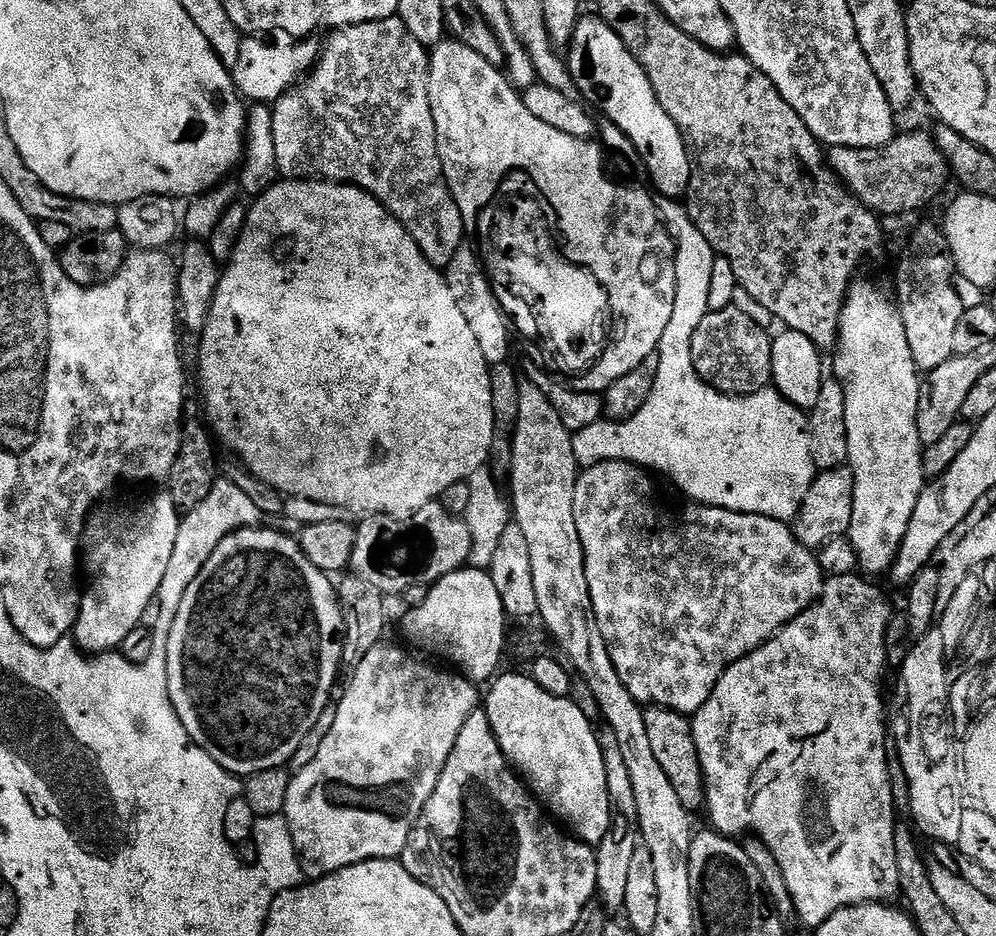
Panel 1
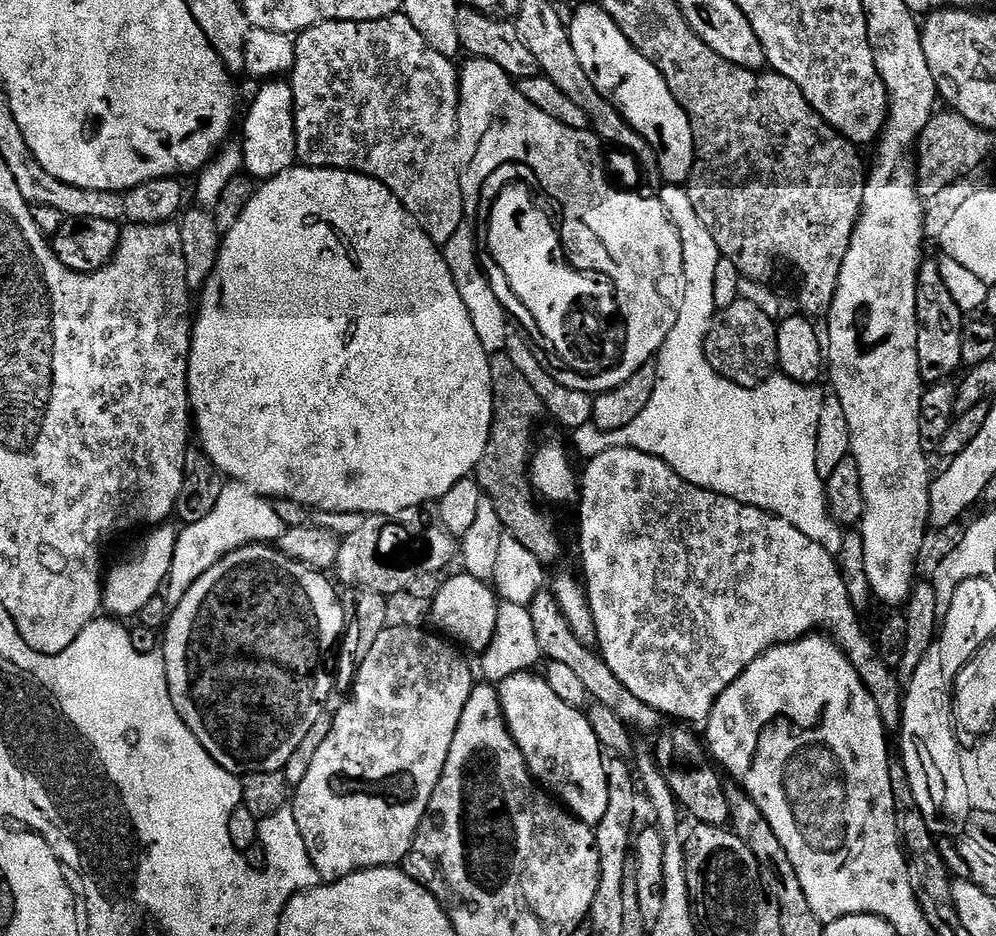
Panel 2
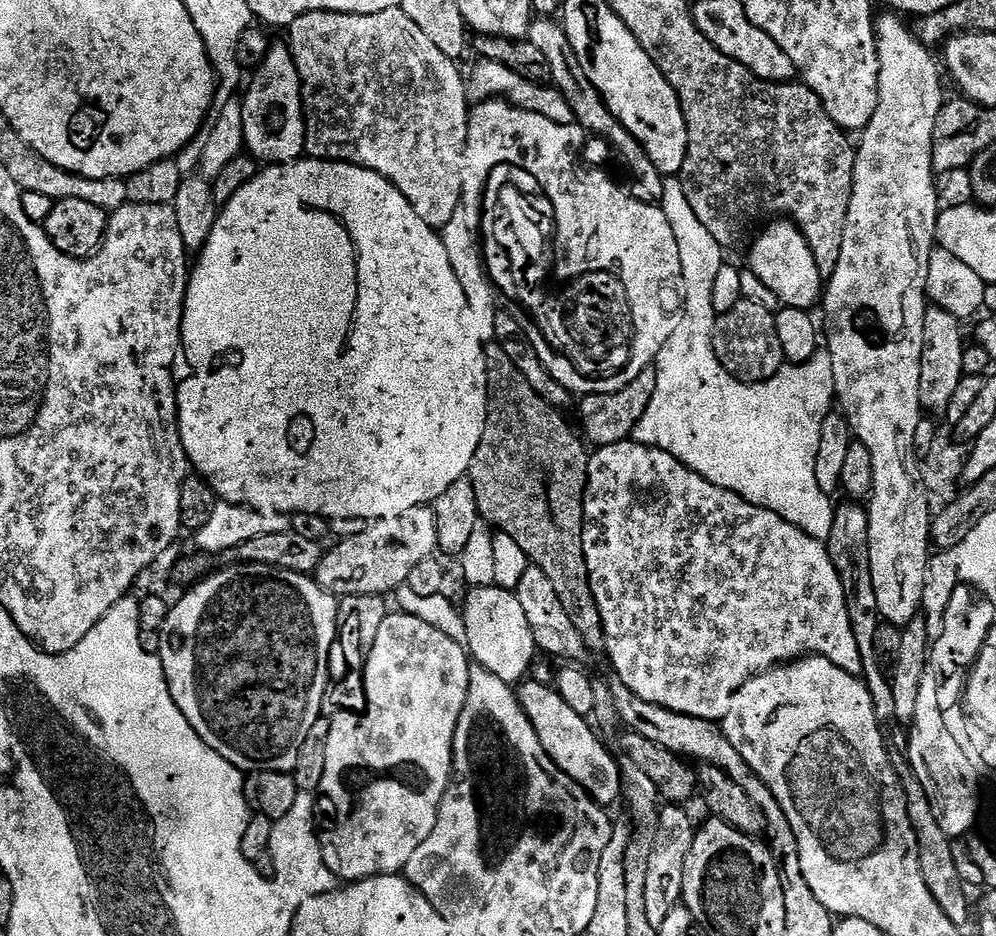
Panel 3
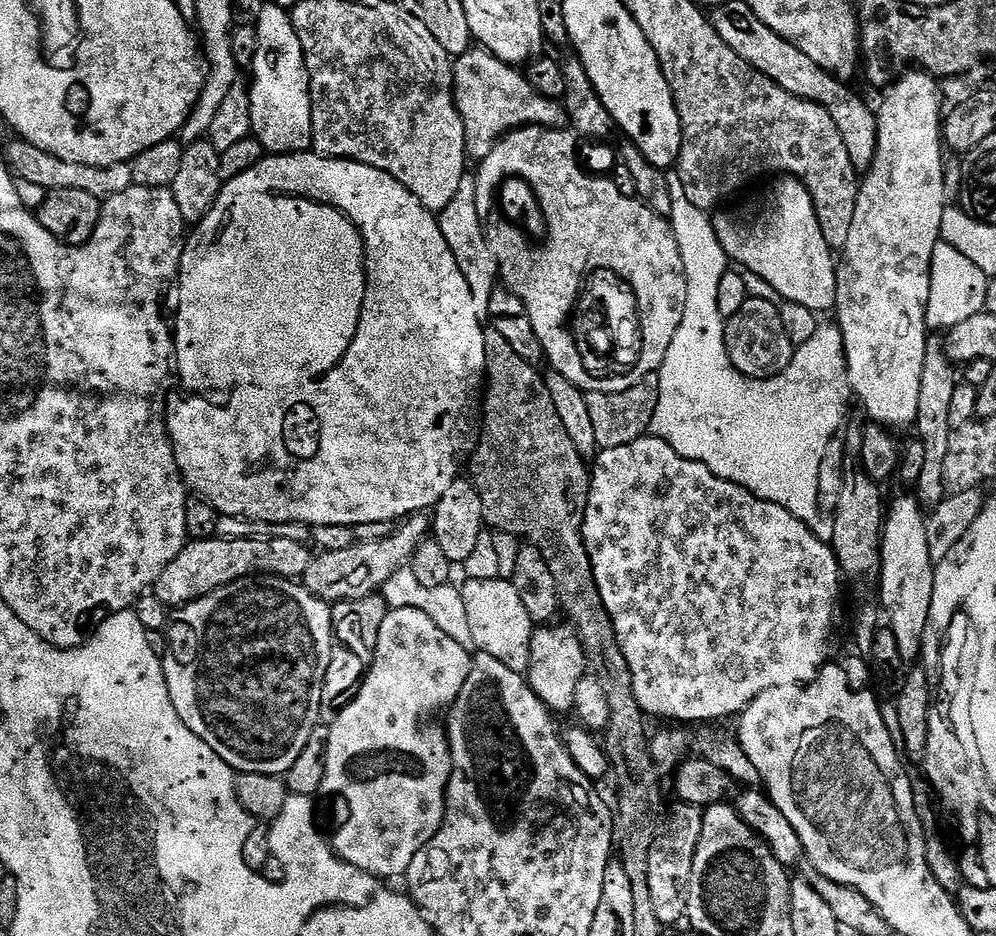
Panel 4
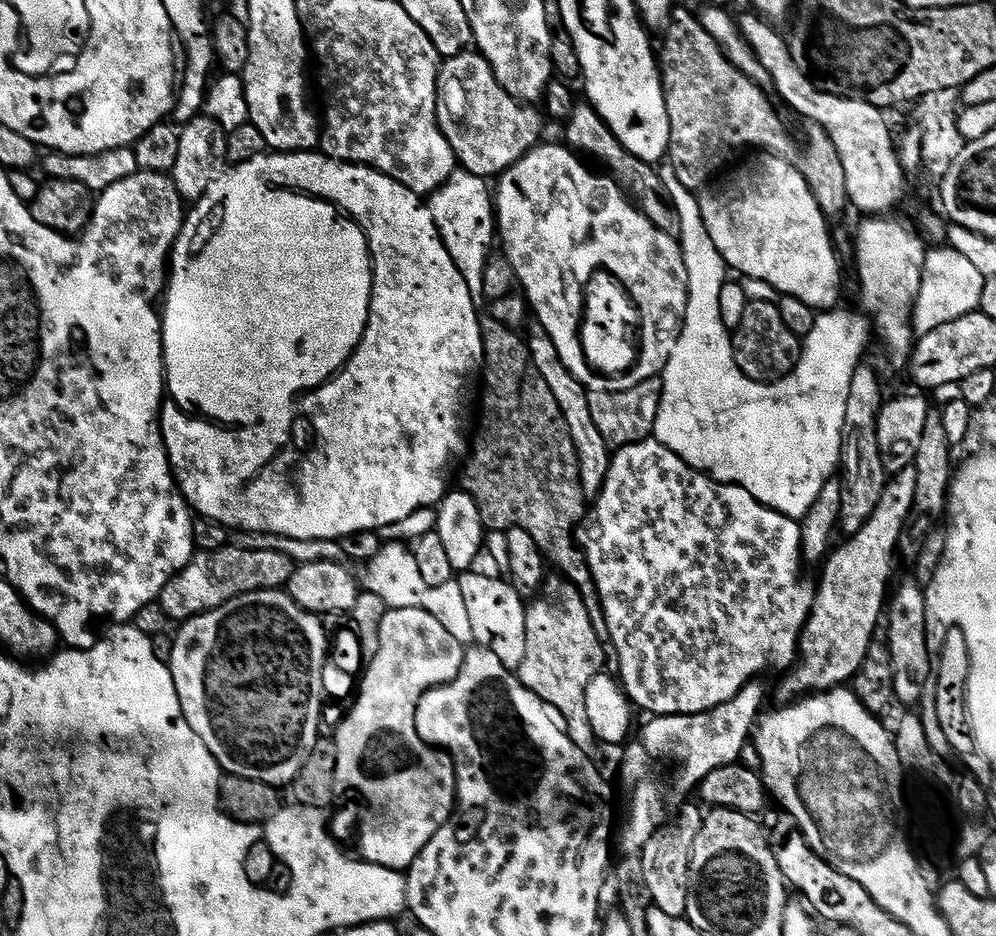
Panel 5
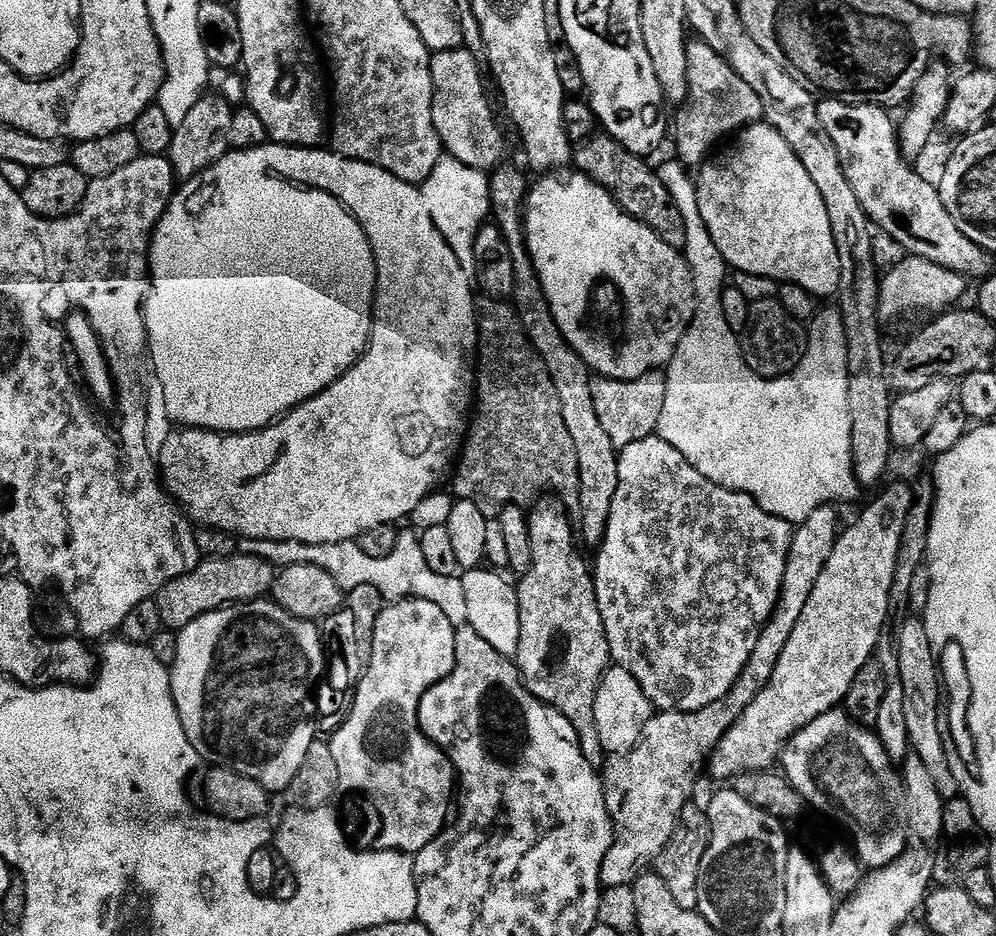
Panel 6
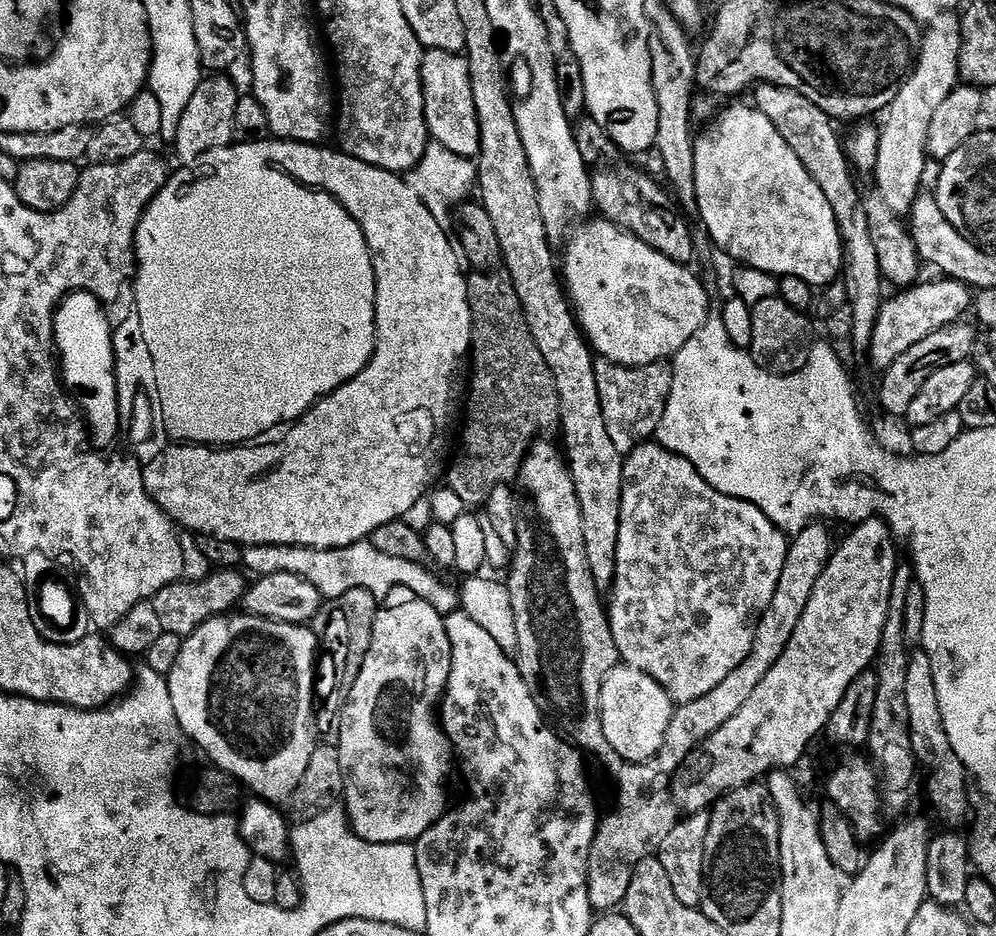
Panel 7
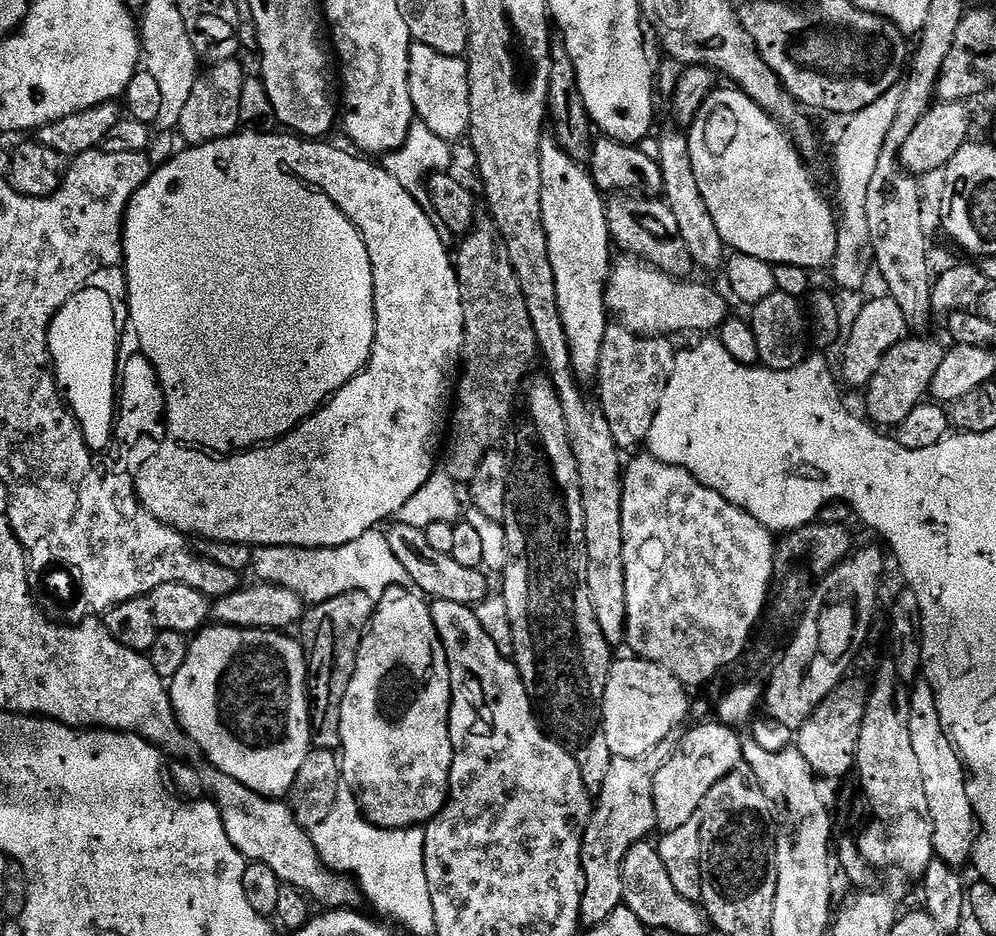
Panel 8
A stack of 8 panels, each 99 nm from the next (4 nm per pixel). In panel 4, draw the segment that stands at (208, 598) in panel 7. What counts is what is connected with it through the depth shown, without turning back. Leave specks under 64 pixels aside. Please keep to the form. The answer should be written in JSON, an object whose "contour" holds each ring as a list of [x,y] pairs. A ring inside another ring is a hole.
{"contour":[[[288,538],[193,540],[184,545],[178,558],[174,558],[166,570],[162,570],[154,585],[154,594],[167,608],[175,610],[247,576],[280,576],[283,580],[299,581],[313,559],[314,552],[308,544],[290,542]]]}

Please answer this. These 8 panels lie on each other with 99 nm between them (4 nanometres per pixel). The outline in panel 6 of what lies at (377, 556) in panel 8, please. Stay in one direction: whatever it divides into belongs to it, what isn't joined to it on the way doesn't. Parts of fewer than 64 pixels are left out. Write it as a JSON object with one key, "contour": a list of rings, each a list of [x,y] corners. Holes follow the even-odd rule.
{"contour":[[[401,531],[396,537],[396,545],[386,558],[370,558],[370,554],[362,554],[355,542],[343,544],[303,544],[293,540],[245,540],[241,539],[238,551],[250,554],[254,558],[262,558],[266,562],[280,568],[289,568],[292,564],[313,564],[326,570],[338,582],[341,589],[369,584],[377,588],[381,596],[395,602],[405,598],[434,602],[457,626],[468,623],[466,614],[466,592],[462,590],[462,579],[459,575],[443,576],[434,574],[430,566],[426,566],[426,558],[422,555],[419,535],[415,531]]]}

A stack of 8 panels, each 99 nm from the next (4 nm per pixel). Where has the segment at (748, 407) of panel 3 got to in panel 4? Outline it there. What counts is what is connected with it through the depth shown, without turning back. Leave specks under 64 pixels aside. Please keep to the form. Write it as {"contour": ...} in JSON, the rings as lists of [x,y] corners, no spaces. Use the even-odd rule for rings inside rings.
{"contour":[[[669,171],[667,178],[672,203],[670,223],[686,274],[686,310],[682,314],[682,326],[678,326],[678,334],[674,334],[674,342],[670,342],[670,350],[666,350],[666,358],[658,373],[660,393],[658,410],[654,410],[652,419],[651,435],[669,444],[678,454],[682,454],[682,458],[706,466],[718,478],[734,482],[758,498],[790,510],[794,518],[812,522],[815,516],[821,515],[818,469],[822,467],[826,446],[837,439],[839,432],[836,431],[840,423],[841,428],[845,423],[844,411],[850,401],[844,339],[840,327],[832,322],[821,323],[820,328],[814,330],[810,342],[799,345],[793,351],[790,366],[786,366],[780,376],[772,376],[768,380],[751,380],[740,373],[726,354],[726,318],[718,310],[718,285],[730,270],[729,258],[718,242],[712,216],[698,210],[698,206],[686,198],[686,190],[682,190],[677,172]]]}

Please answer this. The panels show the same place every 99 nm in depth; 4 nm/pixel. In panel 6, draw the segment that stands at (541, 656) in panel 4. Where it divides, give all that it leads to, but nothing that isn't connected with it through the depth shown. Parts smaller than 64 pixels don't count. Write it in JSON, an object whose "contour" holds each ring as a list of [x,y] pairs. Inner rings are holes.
{"contour":[[[555,498],[537,500],[527,513],[530,528],[530,564],[519,577],[516,590],[520,611],[520,637],[514,663],[520,670],[524,687],[553,713],[561,712],[568,719],[569,726],[576,731],[575,739],[584,751],[584,757],[592,765],[600,766],[606,759],[606,753],[600,745],[594,722],[594,698],[596,688],[600,685],[600,677],[610,667],[608,639],[602,626],[602,614],[598,610],[596,581],[589,565],[587,568],[583,558],[576,553],[576,546],[572,542],[574,526],[573,523],[571,526],[564,515],[564,505]]]}

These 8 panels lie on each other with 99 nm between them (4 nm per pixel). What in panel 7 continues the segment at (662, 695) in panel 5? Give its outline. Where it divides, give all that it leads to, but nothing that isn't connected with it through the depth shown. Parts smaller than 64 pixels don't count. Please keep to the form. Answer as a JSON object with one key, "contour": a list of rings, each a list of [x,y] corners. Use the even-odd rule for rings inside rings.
{"contour":[[[645,442],[645,443],[643,443],[643,444],[639,444],[639,446],[638,446],[638,447],[636,447],[636,449],[634,449],[634,451],[632,451],[632,452],[630,452],[630,453],[627,453],[627,456],[626,456],[626,459],[625,459],[625,461],[624,461],[624,485],[623,485],[623,486],[622,486],[622,518],[621,518],[621,519],[620,519],[620,525],[619,525],[619,526],[618,526],[618,552],[617,552],[617,554],[616,554],[616,576],[615,576],[615,578],[614,578],[614,579],[613,579],[613,580],[612,580],[612,587],[611,587],[611,589],[610,589],[610,595],[612,595],[612,601],[611,601],[611,600],[610,600],[610,599],[609,599],[609,600],[608,600],[608,601],[607,601],[607,604],[606,604],[606,611],[607,611],[607,614],[608,614],[608,621],[609,621],[609,622],[610,622],[610,630],[611,630],[611,631],[612,631],[612,633],[613,633],[613,634],[614,634],[614,642],[615,642],[615,643],[616,643],[616,649],[617,649],[617,650],[618,650],[618,654],[619,654],[619,655],[620,655],[620,660],[621,660],[621,661],[623,661],[623,663],[626,663],[626,664],[629,664],[629,665],[630,665],[630,666],[631,666],[631,668],[634,668],[634,669],[636,669],[636,670],[642,670],[642,672],[643,672],[643,673],[644,673],[644,674],[650,674],[650,678],[654,678],[654,682],[658,682],[658,686],[662,686],[662,690],[664,690],[664,691],[665,691],[665,692],[666,692],[666,694],[667,694],[667,695],[668,695],[668,696],[669,696],[669,698],[671,698],[671,699],[672,699],[672,700],[673,700],[673,701],[674,701],[674,702],[675,702],[675,703],[676,703],[676,704],[677,704],[677,705],[682,705],[682,704],[689,704],[689,703],[690,703],[690,702],[694,702],[694,701],[695,701],[695,700],[697,700],[697,699],[698,699],[698,698],[702,698],[702,697],[703,697],[703,696],[705,696],[705,695],[706,695],[706,694],[710,694],[710,690],[714,690],[714,686],[718,686],[718,685],[720,685],[720,684],[721,684],[721,682],[723,682],[723,680],[724,680],[724,679],[726,679],[726,674],[730,674],[730,673],[731,673],[731,672],[733,672],[733,671],[734,671],[734,669],[736,669],[736,668],[737,668],[737,667],[738,667],[738,666],[742,666],[742,662],[743,662],[743,661],[744,661],[744,659],[745,659],[745,658],[746,658],[746,654],[750,654],[750,650],[751,650],[751,649],[752,649],[752,643],[753,643],[753,642],[754,642],[754,638],[755,638],[755,637],[756,637],[756,627],[758,627],[758,625],[759,625],[759,624],[760,624],[760,619],[761,619],[761,618],[762,618],[762,614],[763,614],[763,613],[764,613],[764,611],[765,611],[765,610],[766,610],[766,606],[770,606],[770,601],[771,601],[771,600],[773,600],[773,598],[774,598],[774,590],[778,590],[778,578],[782,578],[782,565],[783,565],[783,564],[784,564],[784,563],[785,563],[785,562],[786,562],[786,554],[787,554],[787,553],[788,553],[788,545],[789,545],[789,543],[790,543],[790,540],[789,540],[789,537],[788,537],[788,536],[787,536],[787,535],[786,535],[786,533],[785,533],[785,532],[784,532],[784,531],[782,531],[782,529],[781,529],[781,528],[780,528],[780,527],[778,527],[778,526],[777,526],[777,524],[775,524],[775,523],[774,523],[774,522],[770,522],[770,518],[766,518],[766,514],[762,514],[762,510],[758,510],[758,506],[754,506],[754,505],[753,505],[753,504],[752,504],[752,503],[751,503],[751,502],[749,502],[749,500],[739,500],[739,499],[738,499],[738,498],[734,498],[734,497],[733,497],[733,496],[727,496],[727,495],[726,495],[726,494],[722,494],[722,493],[721,493],[721,492],[719,492],[719,490],[718,490],[718,489],[717,489],[717,488],[715,488],[715,487],[714,487],[714,486],[710,486],[710,482],[706,482],[706,478],[702,478],[702,474],[698,474],[698,470],[697,470],[697,469],[696,469],[696,467],[694,467],[694,466],[693,466],[693,464],[692,464],[692,463],[690,463],[690,462],[689,462],[689,460],[687,460],[687,459],[686,459],[686,458],[682,458],[682,457],[681,457],[681,456],[679,456],[679,455],[678,455],[678,454],[674,454],[674,453],[673,453],[673,452],[671,452],[671,451],[670,451],[670,450],[666,450],[666,449],[665,449],[665,448],[664,448],[664,447],[662,447],[662,445],[660,445],[660,444],[659,444],[659,443],[658,443],[658,442]]]}

